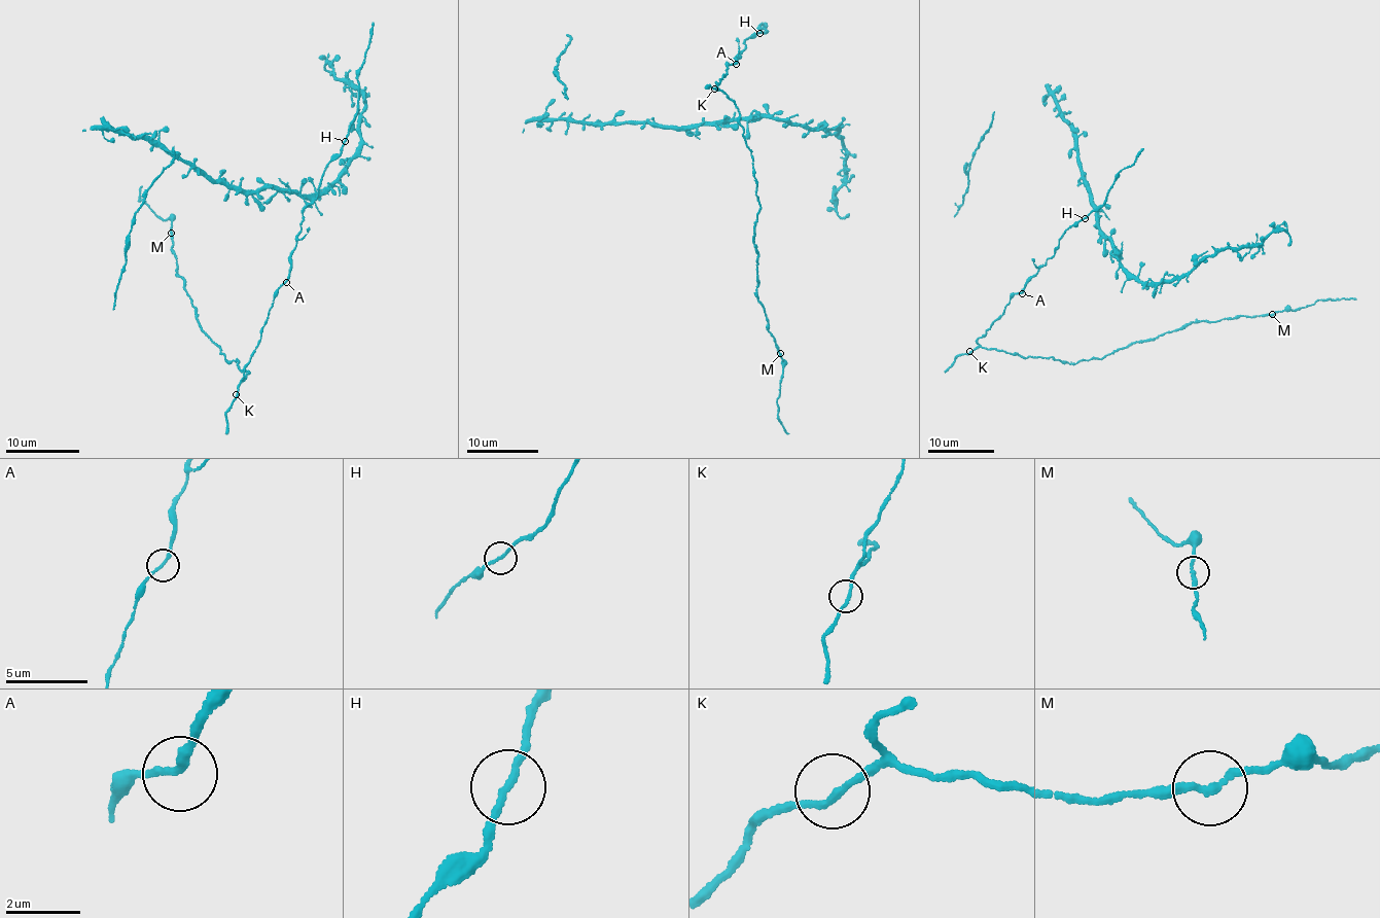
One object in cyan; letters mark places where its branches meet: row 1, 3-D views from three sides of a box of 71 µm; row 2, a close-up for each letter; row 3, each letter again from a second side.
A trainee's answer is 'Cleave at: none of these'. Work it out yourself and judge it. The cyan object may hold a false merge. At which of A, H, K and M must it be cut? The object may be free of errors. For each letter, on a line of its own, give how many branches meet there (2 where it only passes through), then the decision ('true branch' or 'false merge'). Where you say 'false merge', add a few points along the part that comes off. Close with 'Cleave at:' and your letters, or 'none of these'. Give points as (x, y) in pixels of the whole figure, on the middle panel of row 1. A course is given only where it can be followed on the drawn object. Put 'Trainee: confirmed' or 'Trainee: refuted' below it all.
A: 2 | true branch
H: 2 | true branch
K: 2 | true branch
M: 2 | true branch
Cleave at: none of these
Trainee: confirmed

